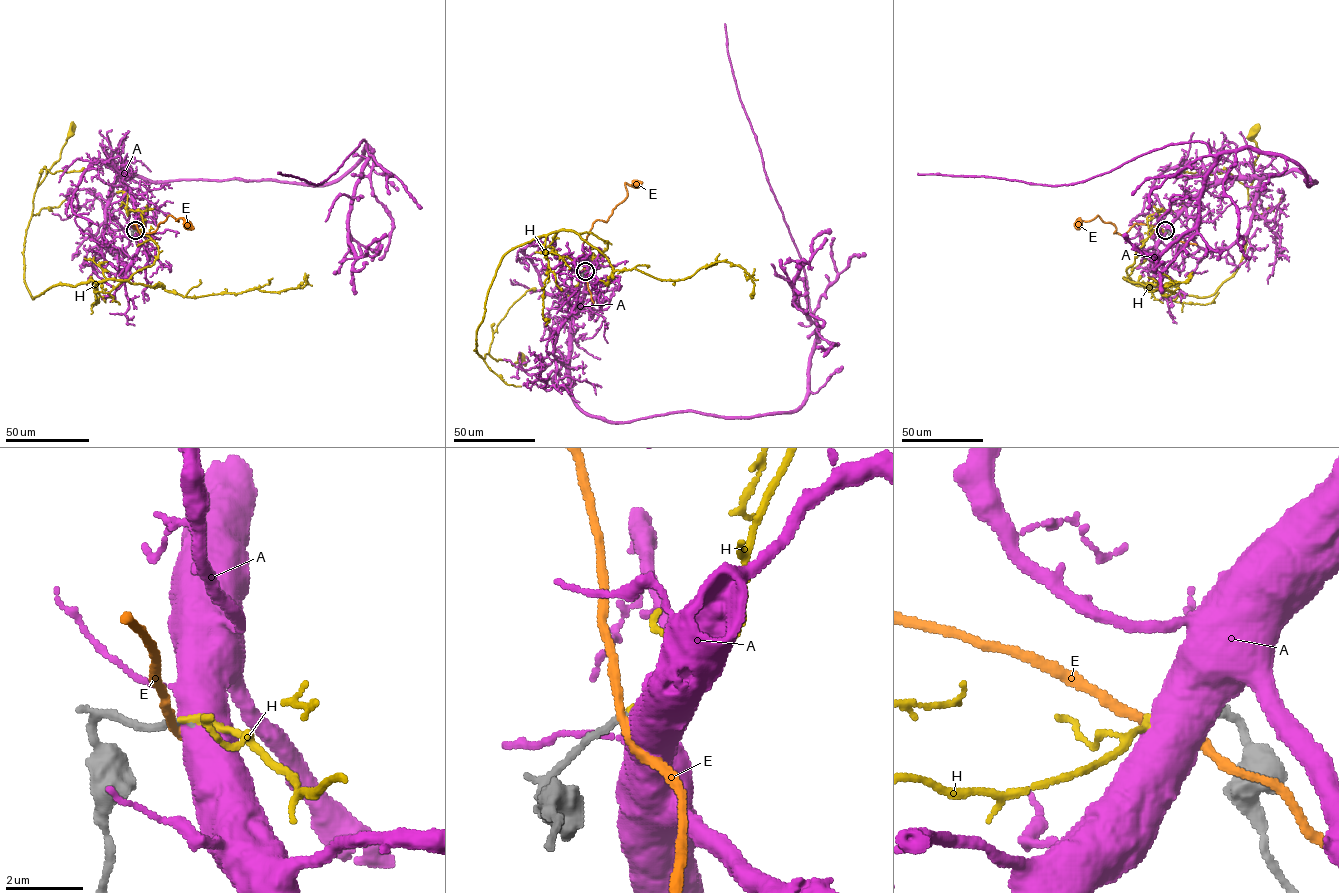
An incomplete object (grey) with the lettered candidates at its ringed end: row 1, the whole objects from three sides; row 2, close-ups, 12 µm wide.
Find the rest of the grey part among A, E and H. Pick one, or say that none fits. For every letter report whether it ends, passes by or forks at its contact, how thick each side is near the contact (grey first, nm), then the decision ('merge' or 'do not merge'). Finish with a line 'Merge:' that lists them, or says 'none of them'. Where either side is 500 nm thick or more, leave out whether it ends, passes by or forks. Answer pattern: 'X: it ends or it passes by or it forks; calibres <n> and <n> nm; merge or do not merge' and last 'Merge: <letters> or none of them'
A: calibres 160 and 550 nm; do not merge
E: it passes by; calibres 190 and 220 nm; do not merge
H: it ends; calibres 160 and 160 nm; merge
Merge: H

